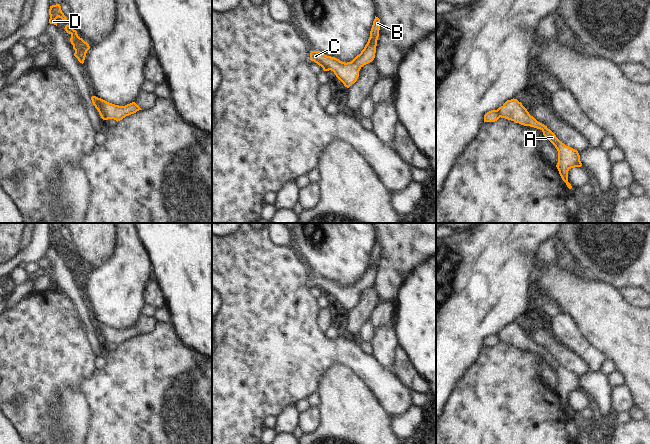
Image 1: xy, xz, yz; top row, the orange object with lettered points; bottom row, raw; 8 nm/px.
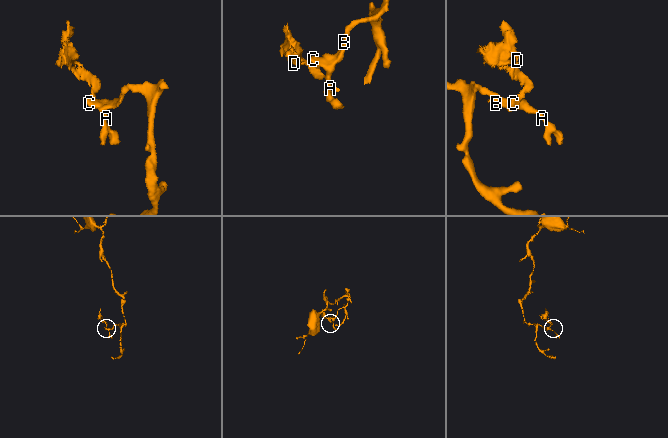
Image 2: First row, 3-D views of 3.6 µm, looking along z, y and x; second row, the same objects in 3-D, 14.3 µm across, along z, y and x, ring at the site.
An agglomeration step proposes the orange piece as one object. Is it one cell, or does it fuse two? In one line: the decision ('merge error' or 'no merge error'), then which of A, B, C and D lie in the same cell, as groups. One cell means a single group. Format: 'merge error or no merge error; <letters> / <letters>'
no merge error; A B C D

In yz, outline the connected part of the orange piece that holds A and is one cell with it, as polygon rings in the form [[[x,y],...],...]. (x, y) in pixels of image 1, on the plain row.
[[[517,323],[507,324],[497,334],[491,334],[484,339],[484,346],[495,346],[499,342],[505,342],[524,350],[540,353],[543,359],[555,370],[558,375],[558,387],[556,389],[562,404],[569,413],[572,412],[568,406],[568,395],[571,392],[581,391],[580,379],[577,374],[566,370],[556,359],[544,348],[538,346],[529,338],[527,333]]]

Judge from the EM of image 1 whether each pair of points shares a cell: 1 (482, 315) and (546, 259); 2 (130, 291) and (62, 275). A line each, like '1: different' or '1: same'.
1: different
2: different

